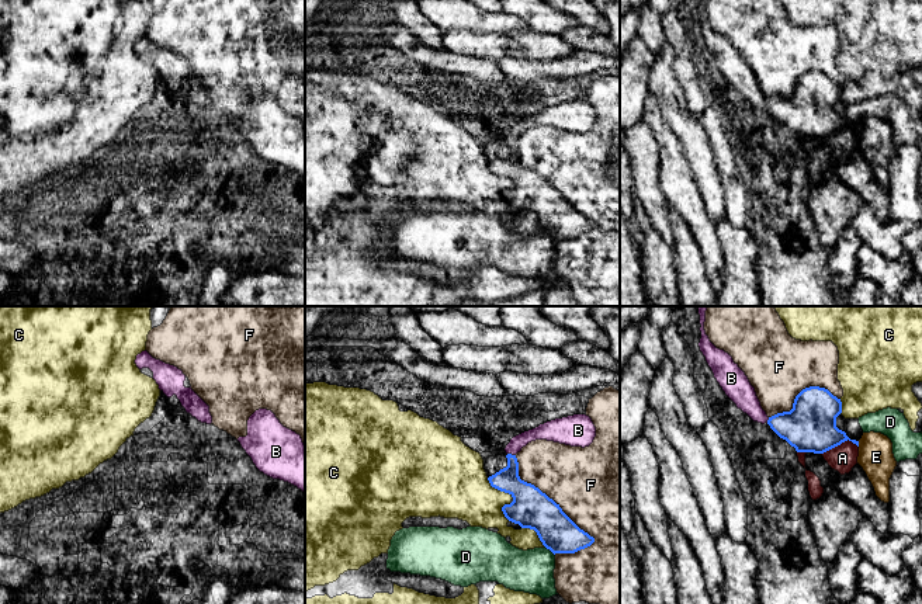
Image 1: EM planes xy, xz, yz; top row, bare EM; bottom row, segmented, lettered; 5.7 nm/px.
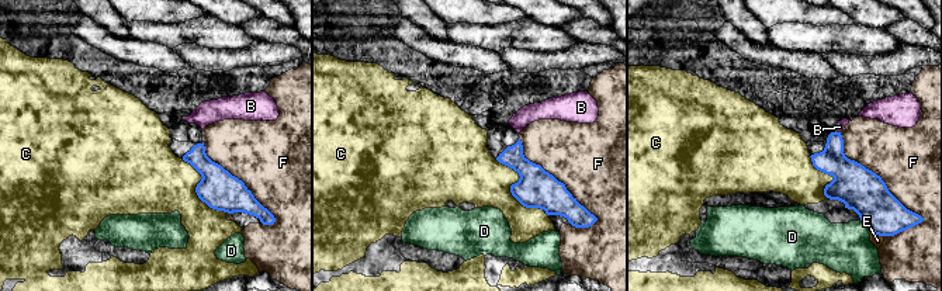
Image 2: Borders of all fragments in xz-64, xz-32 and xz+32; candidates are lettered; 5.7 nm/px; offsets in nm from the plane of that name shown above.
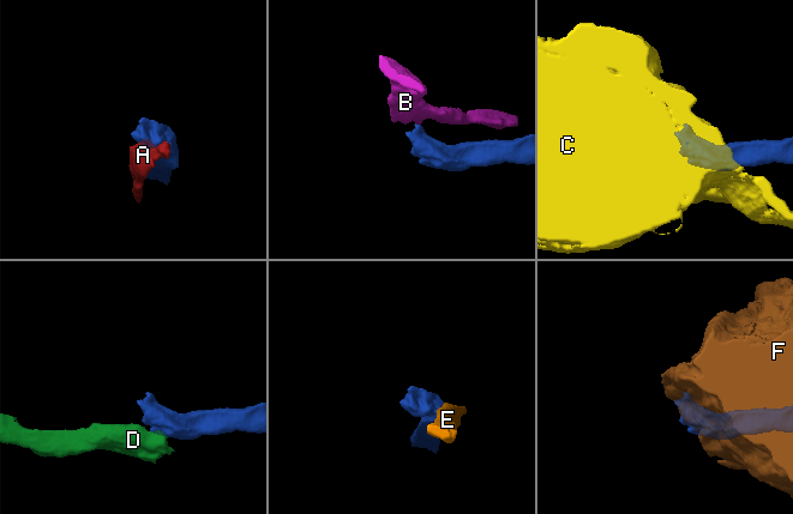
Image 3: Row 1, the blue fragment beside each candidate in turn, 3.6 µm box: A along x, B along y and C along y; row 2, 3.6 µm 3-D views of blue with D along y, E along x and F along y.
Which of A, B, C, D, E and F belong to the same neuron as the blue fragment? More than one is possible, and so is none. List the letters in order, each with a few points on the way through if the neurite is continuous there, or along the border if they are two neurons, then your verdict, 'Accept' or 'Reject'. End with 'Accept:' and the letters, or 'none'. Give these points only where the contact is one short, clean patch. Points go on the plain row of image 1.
A: Reject
B: Path across: xz (524, 180), (512, 167), (510, 139), (526, 122), (547, 117). Accept
C: Reject
D: Boundary: xz (544, 231), (554, 240). Reject
E: Reject
F: Reject
Accept: B

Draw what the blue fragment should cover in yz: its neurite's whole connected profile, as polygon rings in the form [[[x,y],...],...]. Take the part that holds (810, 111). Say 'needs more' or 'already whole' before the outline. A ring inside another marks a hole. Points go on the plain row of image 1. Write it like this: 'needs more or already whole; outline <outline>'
needs more; outline [[[700,0],[700,37],[725,80],[753,107],[767,108],[797,138],[824,139],[848,125],[859,132],[859,126],[850,125],[845,117],[836,112],[836,103],[842,98],[842,87],[825,73],[803,74],[796,81],[790,97],[769,103],[745,58],[728,38],[710,27],[704,7],[706,0]]]

